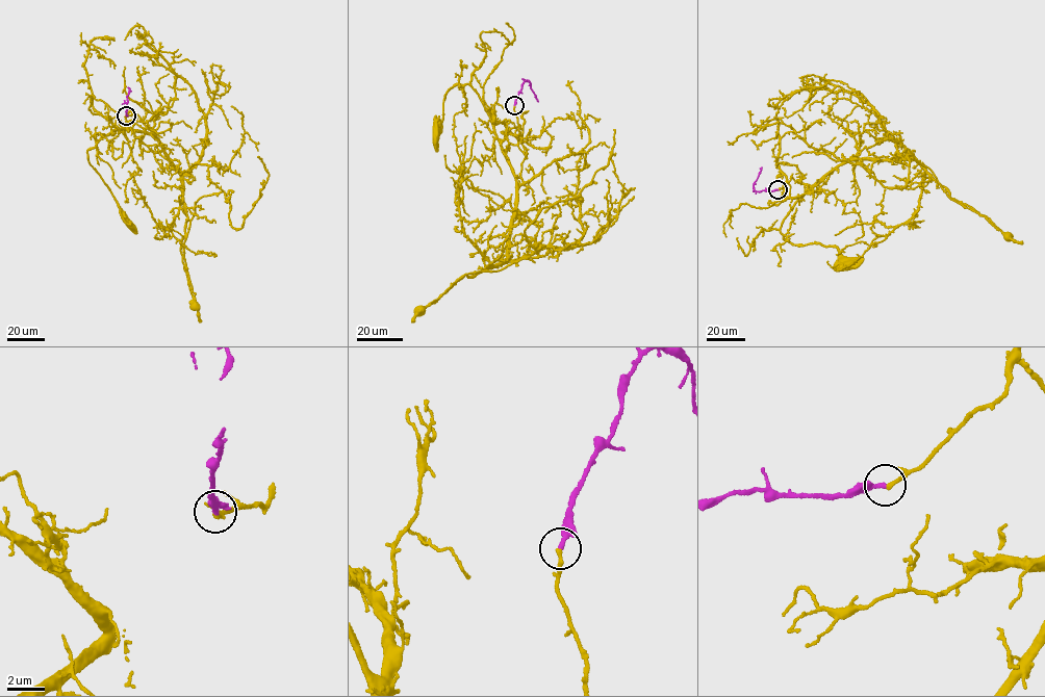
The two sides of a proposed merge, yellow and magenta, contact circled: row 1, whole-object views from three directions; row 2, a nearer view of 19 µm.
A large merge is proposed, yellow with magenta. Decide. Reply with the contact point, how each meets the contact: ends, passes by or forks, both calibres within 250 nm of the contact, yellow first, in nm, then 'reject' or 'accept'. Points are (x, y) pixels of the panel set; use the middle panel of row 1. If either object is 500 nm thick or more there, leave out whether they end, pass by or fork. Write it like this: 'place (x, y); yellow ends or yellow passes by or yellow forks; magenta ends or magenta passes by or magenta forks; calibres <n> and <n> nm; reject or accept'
place (514, 105); yellow ends; magenta ends; calibres 240 and 300 nm; accept

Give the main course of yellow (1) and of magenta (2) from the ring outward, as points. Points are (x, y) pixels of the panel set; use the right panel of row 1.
1: (778, 189), (791, 177), (813, 186), (788, 212), (780, 229), (784, 238), (794, 244), (833, 246), (846, 264)
2: (778, 189), (755, 190), (754, 184), (760, 169)

